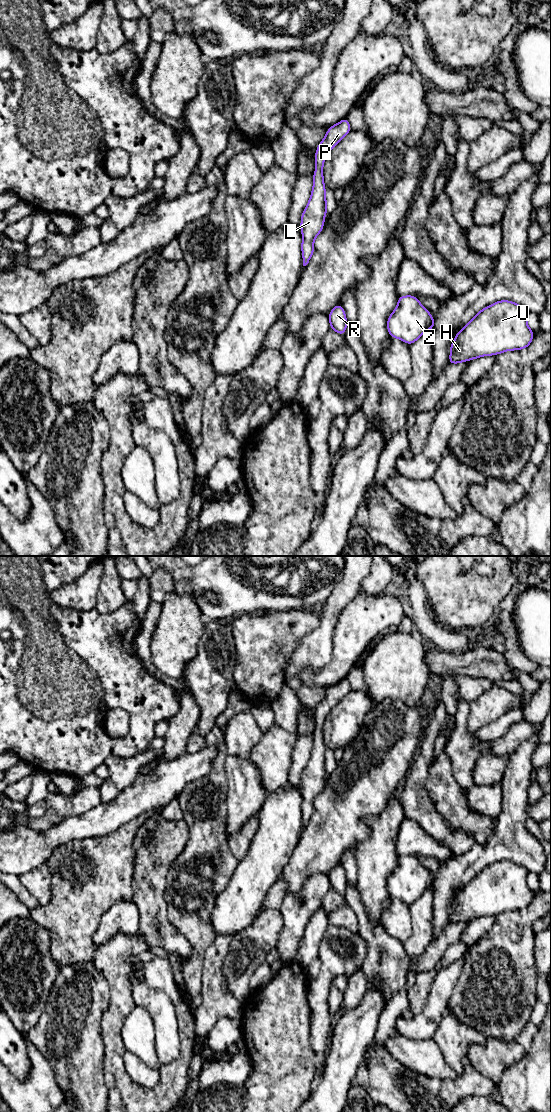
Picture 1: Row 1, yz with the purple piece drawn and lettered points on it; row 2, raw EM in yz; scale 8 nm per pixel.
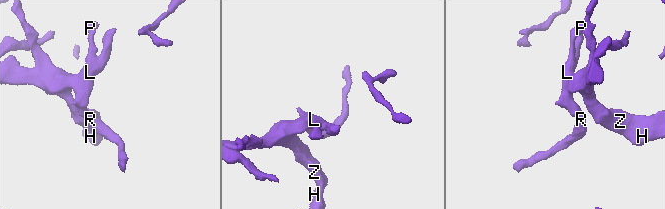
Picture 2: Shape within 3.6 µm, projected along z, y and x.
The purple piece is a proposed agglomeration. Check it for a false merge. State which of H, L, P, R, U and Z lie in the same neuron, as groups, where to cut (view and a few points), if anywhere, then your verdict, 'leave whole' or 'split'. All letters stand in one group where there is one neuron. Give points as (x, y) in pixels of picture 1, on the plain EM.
H L P R U Z | no cut | leave whole

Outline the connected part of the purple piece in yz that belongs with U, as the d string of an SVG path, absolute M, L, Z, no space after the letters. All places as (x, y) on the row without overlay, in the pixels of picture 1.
M497 861L479 871L455 895L450 924L527 908L534 893L527 884L529 871L512 861Z

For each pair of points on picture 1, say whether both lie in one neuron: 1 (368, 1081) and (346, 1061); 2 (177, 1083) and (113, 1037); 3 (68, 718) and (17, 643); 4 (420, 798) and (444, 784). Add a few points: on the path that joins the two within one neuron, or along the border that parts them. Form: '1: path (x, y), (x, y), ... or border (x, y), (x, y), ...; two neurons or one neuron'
1: border (359, 1068), (351, 1083); two neurons
2: path (153, 1094), (137, 1094), (114, 1071), (113, 1061); one neuron
3: path (49, 699), (45, 695), (41, 683), (22, 662); one neuron
4: border (428, 770), (425, 788), (435, 808), (440, 813); two neurons

